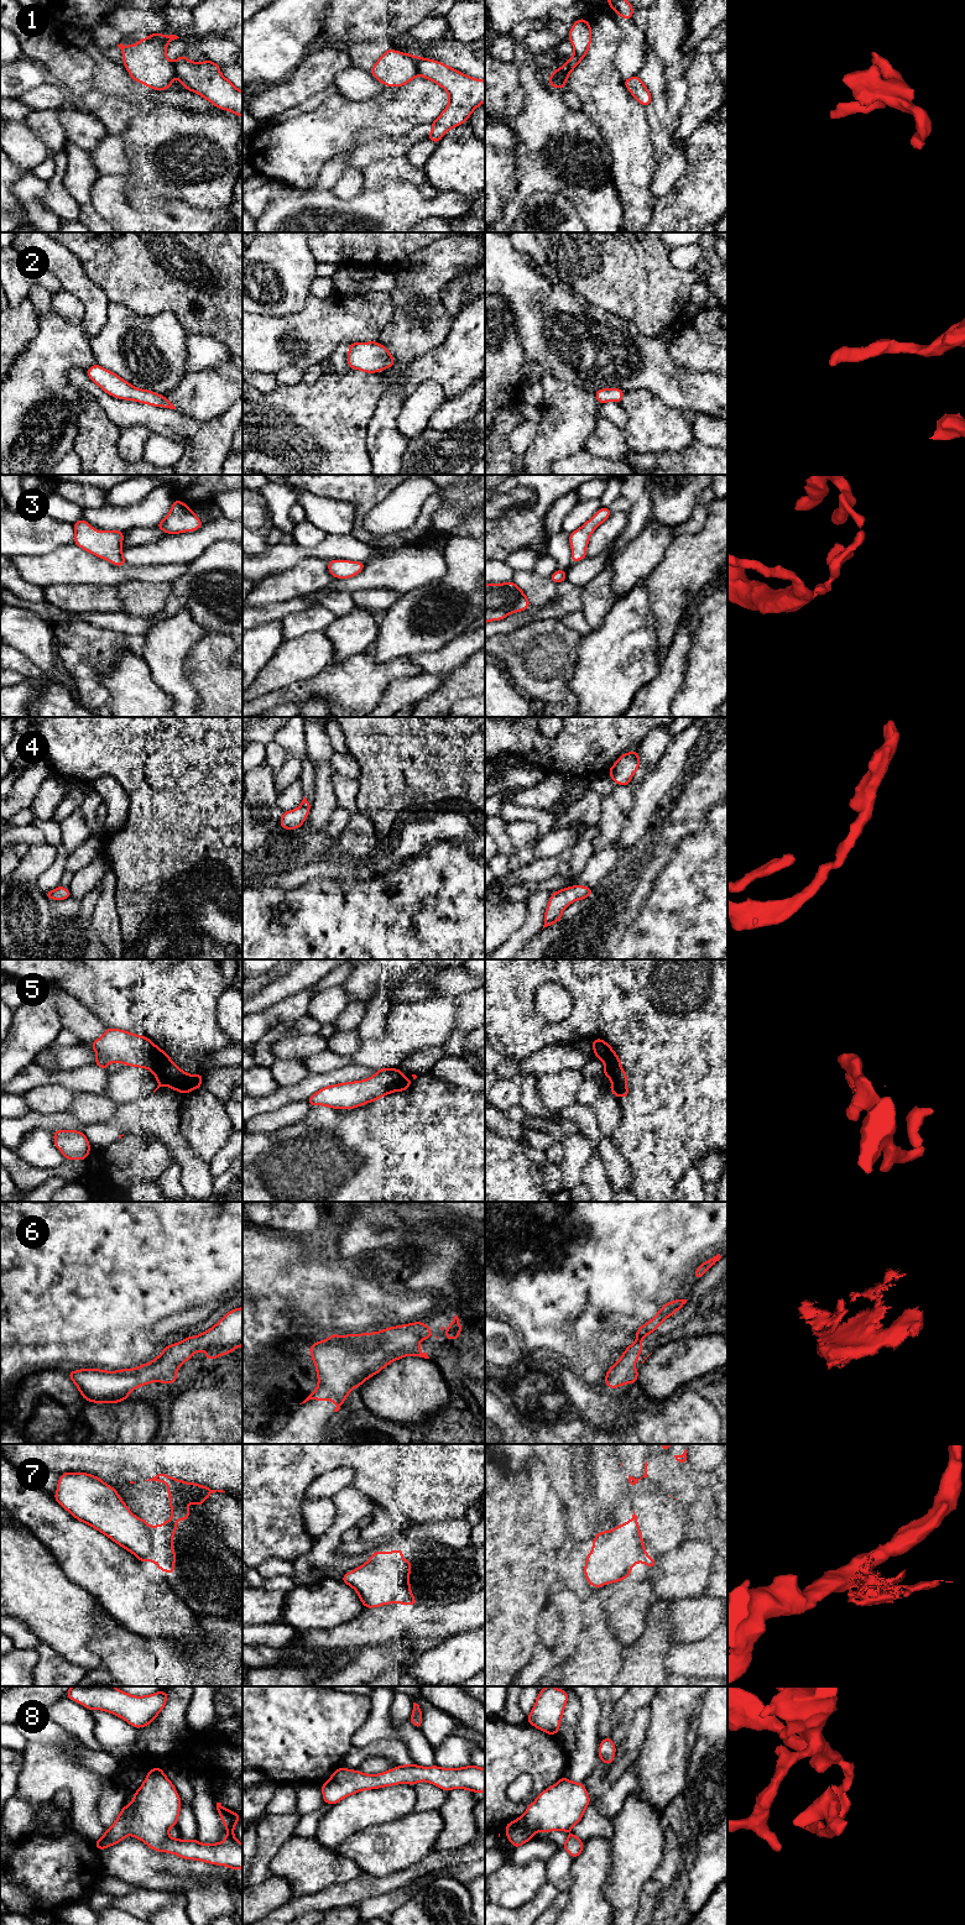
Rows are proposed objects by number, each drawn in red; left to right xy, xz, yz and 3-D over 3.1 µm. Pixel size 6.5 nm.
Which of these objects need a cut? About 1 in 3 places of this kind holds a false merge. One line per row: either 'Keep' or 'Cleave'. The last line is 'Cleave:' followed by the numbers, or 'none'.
1: Cleave
2: Keep
3: Keep
4: Keep
5: Cleave
6: Keep
7: Cleave
8: Keep
Cleave: 1, 5, 7

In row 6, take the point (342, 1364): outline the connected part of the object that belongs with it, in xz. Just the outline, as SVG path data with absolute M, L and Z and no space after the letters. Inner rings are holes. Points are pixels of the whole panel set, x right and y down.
M422 1322L375 1333L332 1333L328 1339L308 1346L315 1365L318 1386L302 1403L328 1400L337 1403L334 1412L338 1412L353 1388L360 1387L392 1361L410 1355L429 1359L427 1353L419 1351L419 1341L428 1338L434 1336L431 1328Z

